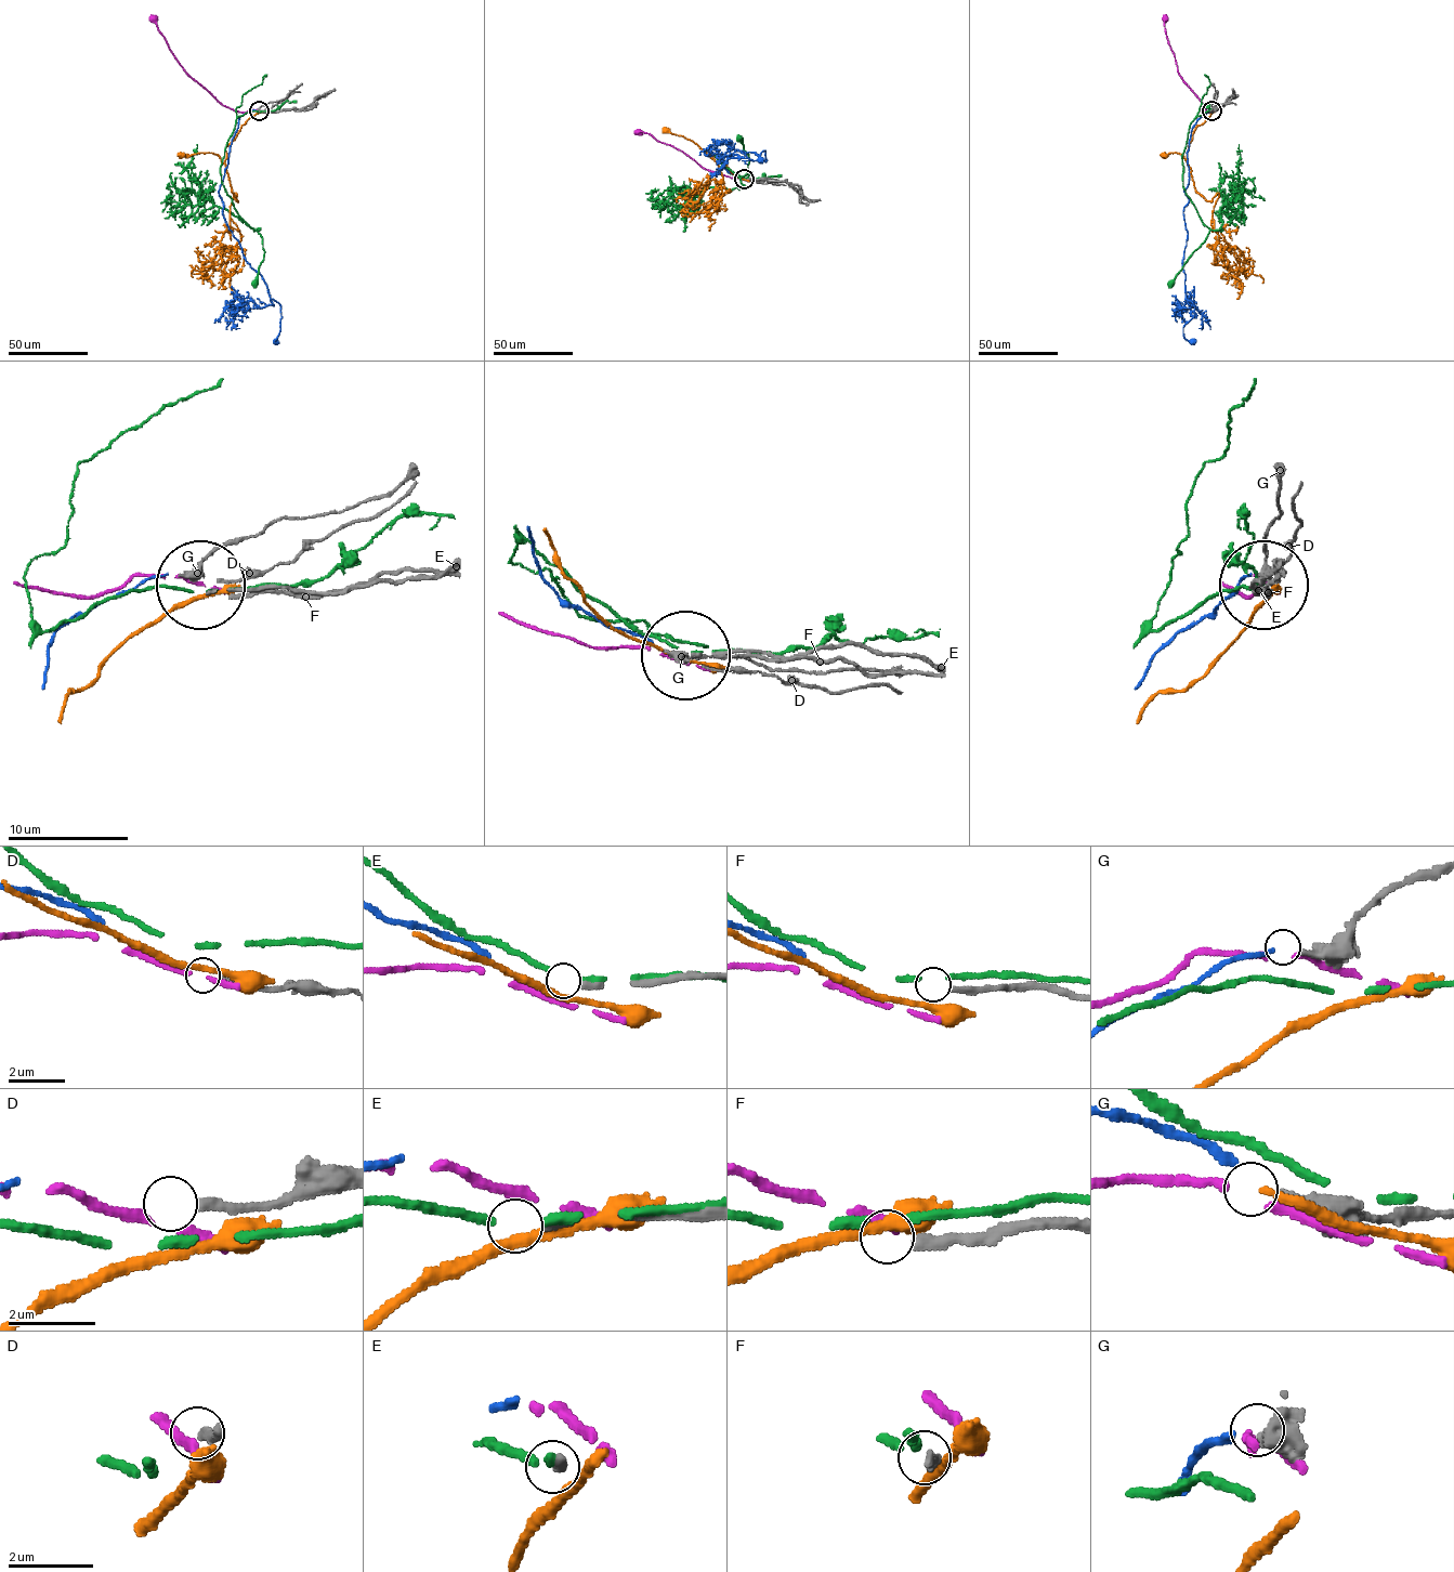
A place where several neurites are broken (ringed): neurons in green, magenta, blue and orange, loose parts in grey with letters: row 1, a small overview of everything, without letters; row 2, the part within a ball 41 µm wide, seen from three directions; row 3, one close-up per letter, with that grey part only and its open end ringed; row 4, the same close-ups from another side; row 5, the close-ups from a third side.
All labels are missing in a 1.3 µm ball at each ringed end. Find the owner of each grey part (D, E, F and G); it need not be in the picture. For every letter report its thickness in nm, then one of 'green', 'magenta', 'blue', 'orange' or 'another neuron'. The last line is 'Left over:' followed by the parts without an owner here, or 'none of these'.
D: calibre 190 nm; another neuron
E: calibre 240 nm; another neuron
F: calibre 240 nm; another neuron
G: calibre 240 nm; blue
Left over: D, E, F

